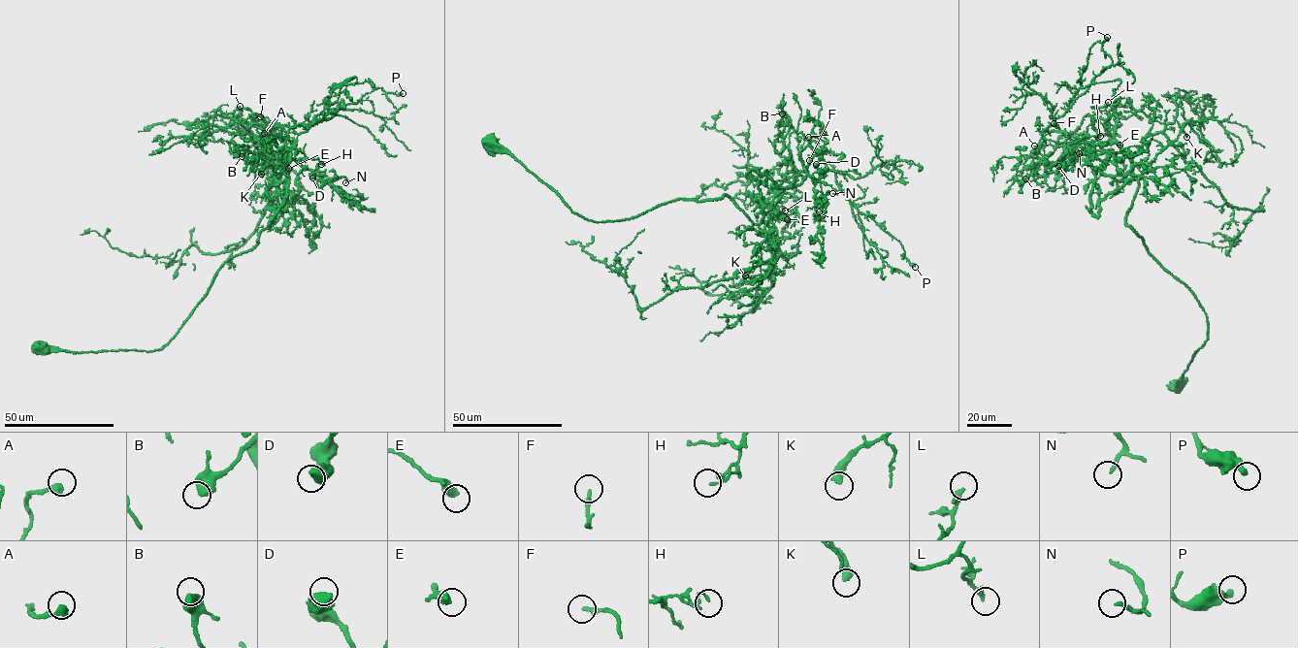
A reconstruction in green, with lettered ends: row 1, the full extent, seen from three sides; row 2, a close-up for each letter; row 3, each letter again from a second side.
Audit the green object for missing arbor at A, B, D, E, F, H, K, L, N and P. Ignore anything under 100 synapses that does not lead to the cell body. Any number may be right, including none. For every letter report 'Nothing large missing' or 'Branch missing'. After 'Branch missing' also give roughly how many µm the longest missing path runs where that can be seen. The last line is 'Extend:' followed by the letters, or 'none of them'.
A: Nothing large missing
B: Nothing large missing
D: Nothing large missing
E: Branch missing. Missing length about 60 µm
F: Nothing large missing
H: Nothing large missing
K: Nothing large missing
L: Nothing large missing
N: Nothing large missing
P: Nothing large missing
Extend: E

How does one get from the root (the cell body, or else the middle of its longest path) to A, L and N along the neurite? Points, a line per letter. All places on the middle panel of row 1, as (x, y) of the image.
A: (490, 144), (584, 218), (725, 195), (757, 224), (777, 212), (785, 176), (804, 170), (808, 137)
L: (490, 144), (592, 220), (725, 195), (755, 223), (781, 212), (789, 222), (775, 208), (785, 210)
N: (490, 144), (592, 220), (725, 195), (757, 224), (773, 196), (801, 182), (804, 167), (832, 193)

